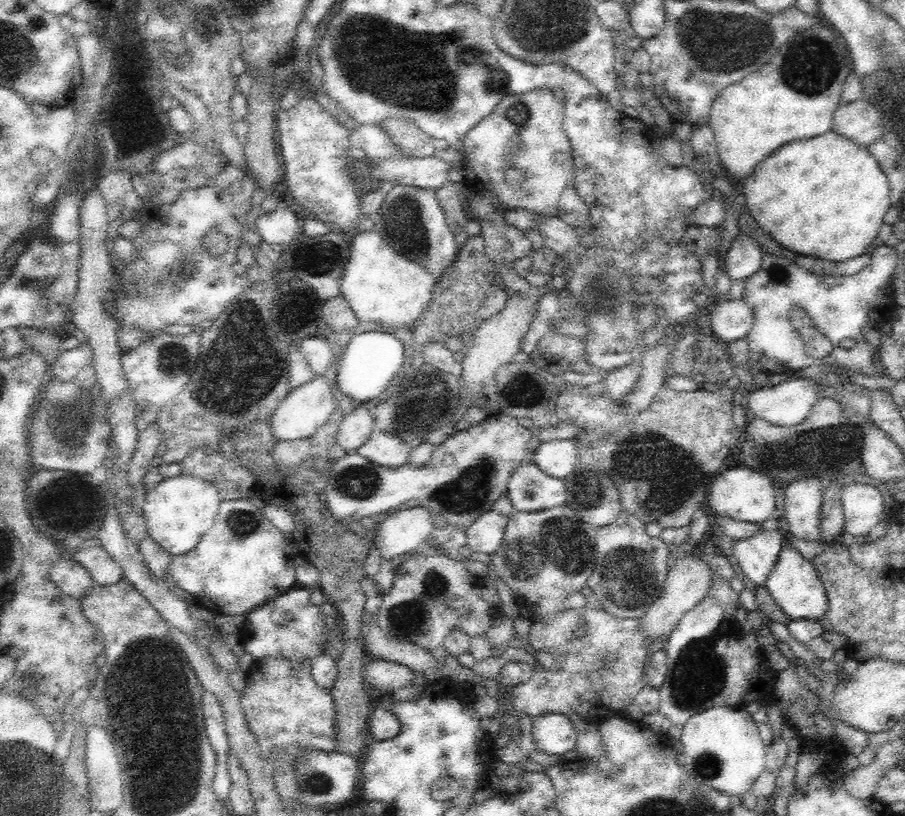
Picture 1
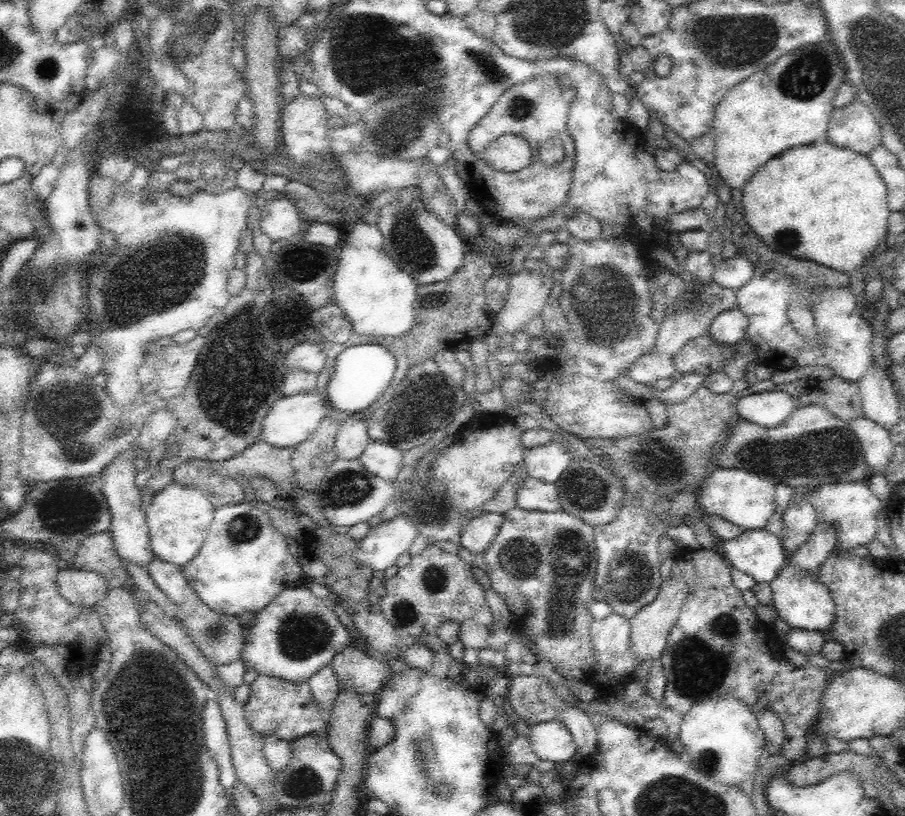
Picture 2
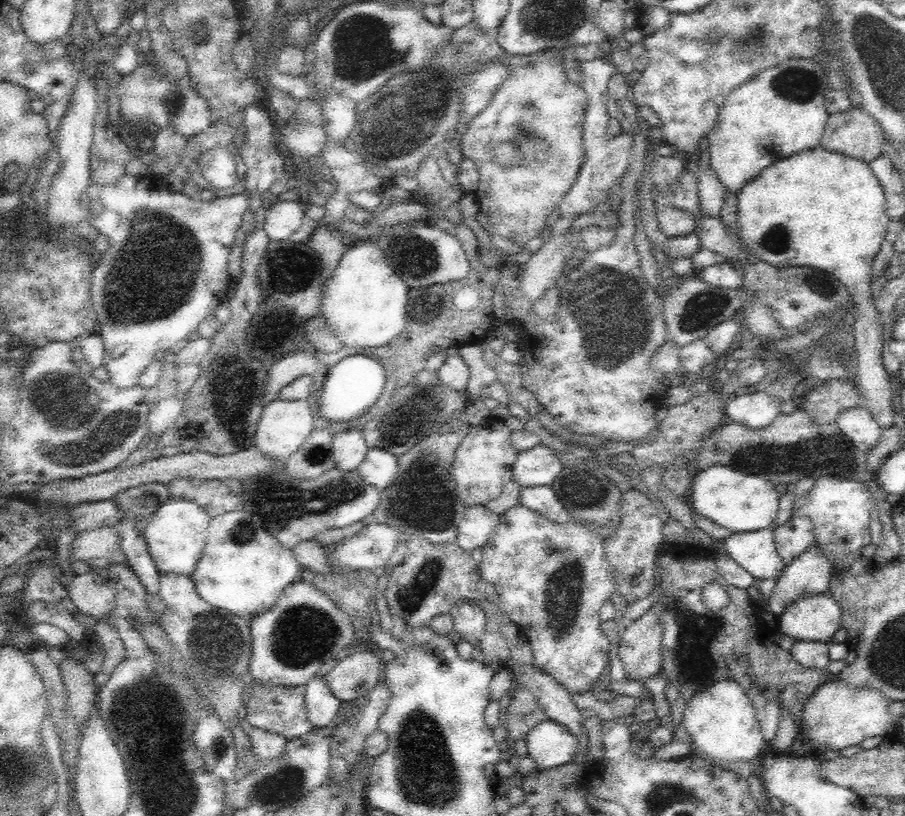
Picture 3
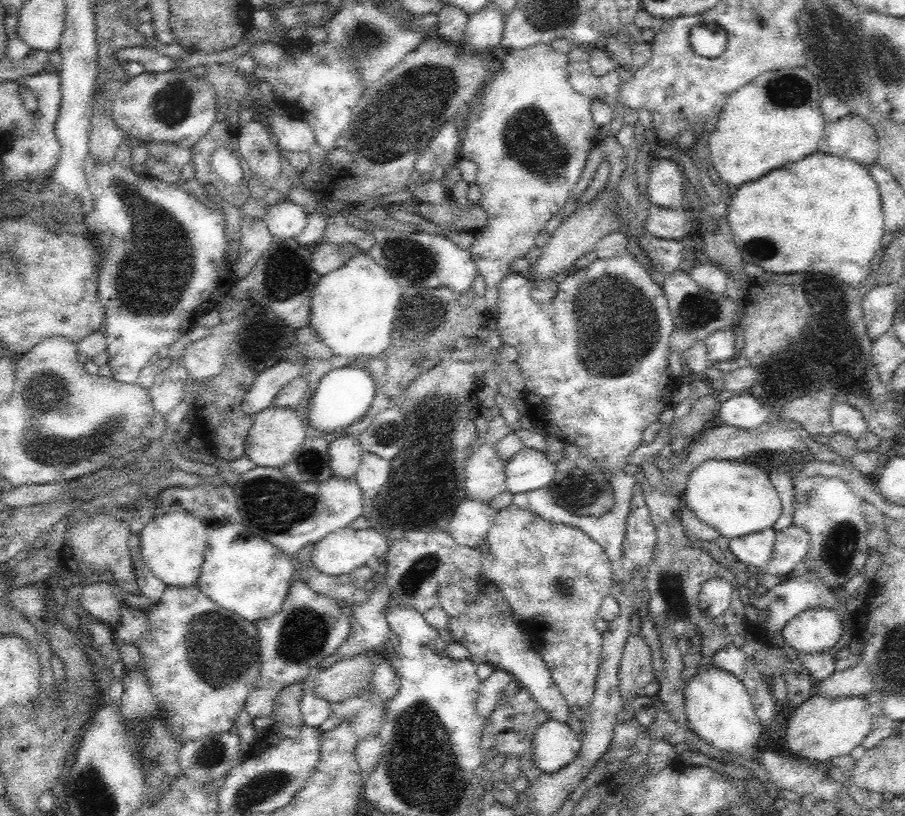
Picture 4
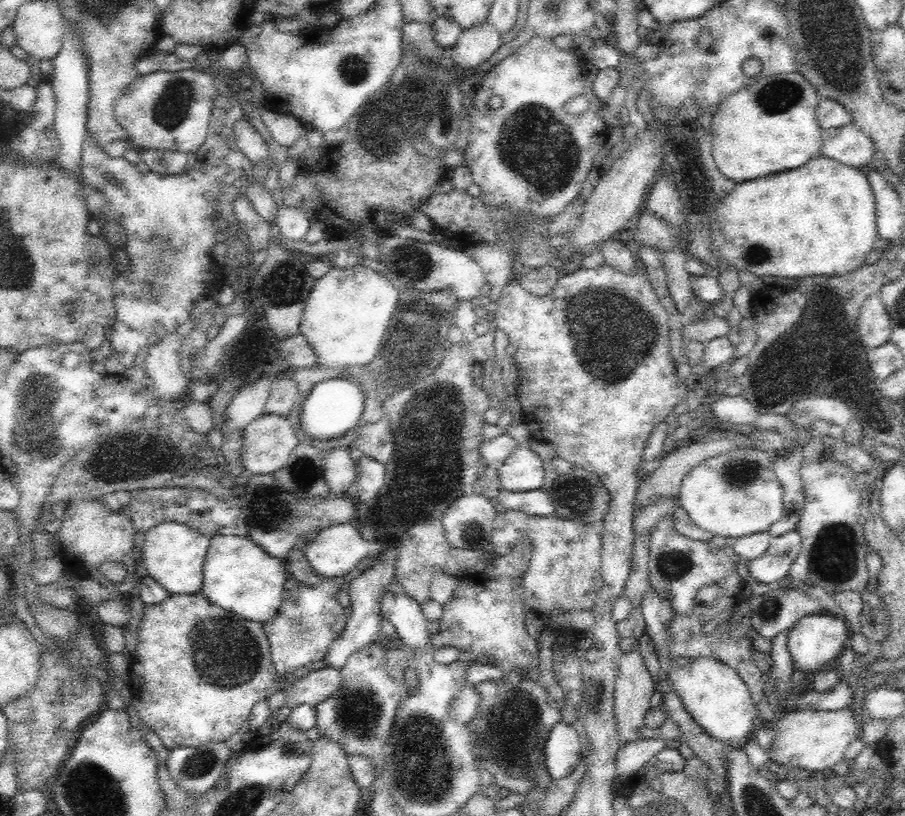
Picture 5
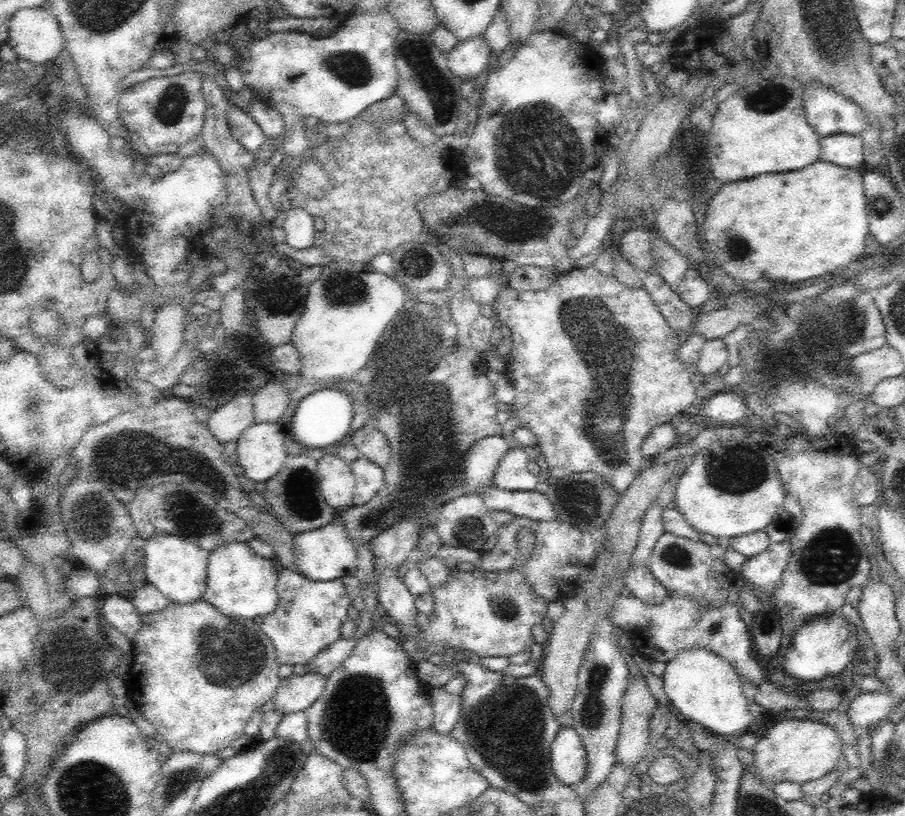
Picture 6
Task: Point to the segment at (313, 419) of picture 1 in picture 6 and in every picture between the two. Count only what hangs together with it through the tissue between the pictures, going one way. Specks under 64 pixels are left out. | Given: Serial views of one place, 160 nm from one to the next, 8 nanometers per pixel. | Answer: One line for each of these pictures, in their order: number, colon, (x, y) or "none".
2: (291, 419)
3: (284, 425)
4: (276, 433)
5: (268, 441)
6: (261, 452)

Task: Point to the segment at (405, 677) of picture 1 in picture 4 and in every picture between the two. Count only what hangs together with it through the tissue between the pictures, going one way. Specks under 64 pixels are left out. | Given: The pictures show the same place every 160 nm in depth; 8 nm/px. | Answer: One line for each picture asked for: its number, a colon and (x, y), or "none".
2: (356, 670)
3: (351, 678)
4: (348, 676)

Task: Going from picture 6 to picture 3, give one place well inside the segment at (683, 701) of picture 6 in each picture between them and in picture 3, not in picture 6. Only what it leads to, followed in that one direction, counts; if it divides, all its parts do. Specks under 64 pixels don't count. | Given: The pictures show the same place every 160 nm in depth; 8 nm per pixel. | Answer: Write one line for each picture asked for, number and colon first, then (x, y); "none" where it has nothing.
3: (721, 721)
4: (720, 711)
5: (718, 700)

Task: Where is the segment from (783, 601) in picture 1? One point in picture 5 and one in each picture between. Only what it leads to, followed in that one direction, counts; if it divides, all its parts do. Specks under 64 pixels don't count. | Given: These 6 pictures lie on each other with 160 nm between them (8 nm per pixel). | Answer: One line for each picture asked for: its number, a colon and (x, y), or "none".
2: (804, 603)
3: (812, 617)
4: (815, 630)
5: (815, 641)

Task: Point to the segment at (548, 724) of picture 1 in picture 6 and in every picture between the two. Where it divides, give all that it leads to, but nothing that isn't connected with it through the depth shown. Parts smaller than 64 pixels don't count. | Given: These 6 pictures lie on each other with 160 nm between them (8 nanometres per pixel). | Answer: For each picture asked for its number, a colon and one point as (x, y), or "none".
2: (552, 741)
3: (551, 745)
4: (554, 746)
5: (563, 751)
6: (569, 762)

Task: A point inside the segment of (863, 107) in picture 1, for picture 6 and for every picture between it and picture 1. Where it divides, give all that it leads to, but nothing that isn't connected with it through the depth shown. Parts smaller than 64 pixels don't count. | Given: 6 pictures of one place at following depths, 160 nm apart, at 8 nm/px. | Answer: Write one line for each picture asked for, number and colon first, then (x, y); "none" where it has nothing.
2: (854, 127)
3: (855, 133)
4: (853, 137)
5: (848, 145)
6: (845, 150)

